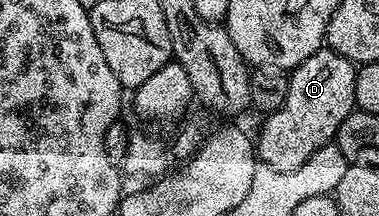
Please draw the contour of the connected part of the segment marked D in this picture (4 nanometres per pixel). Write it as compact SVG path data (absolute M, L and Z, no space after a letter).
M328 46L319 48L312 58L300 62L300 66L289 73L288 94L284 98L282 107L276 112L269 113L262 124L262 129L256 136L257 159L263 164L267 164L272 170L287 172L296 170L296 166L304 166L316 150L320 150L324 145L331 143L338 135L338 128L348 118L350 113L355 111L354 102L354 73L355 65L348 58L336 54Z

